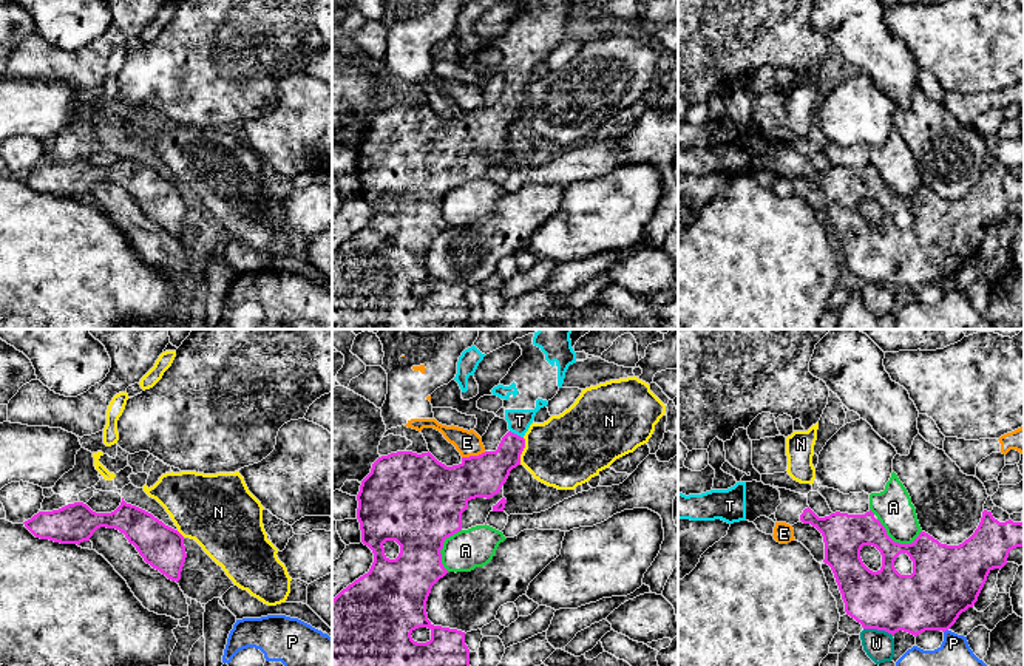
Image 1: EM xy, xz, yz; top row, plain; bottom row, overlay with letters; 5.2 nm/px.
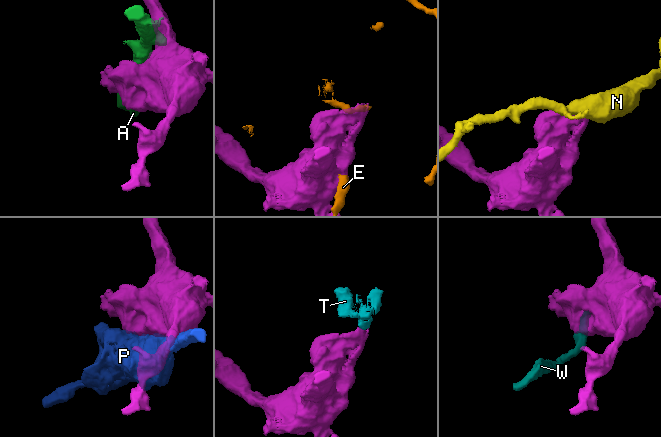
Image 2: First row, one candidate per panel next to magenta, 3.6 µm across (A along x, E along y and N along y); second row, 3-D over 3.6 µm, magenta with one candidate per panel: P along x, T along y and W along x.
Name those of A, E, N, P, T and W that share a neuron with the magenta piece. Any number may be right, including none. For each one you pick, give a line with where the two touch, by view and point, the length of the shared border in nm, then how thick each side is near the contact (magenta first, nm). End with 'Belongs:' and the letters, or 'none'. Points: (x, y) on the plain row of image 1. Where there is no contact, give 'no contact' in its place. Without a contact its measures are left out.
T: xz (516, 88) | 80 nm | 200/120 nm
Belongs: T

